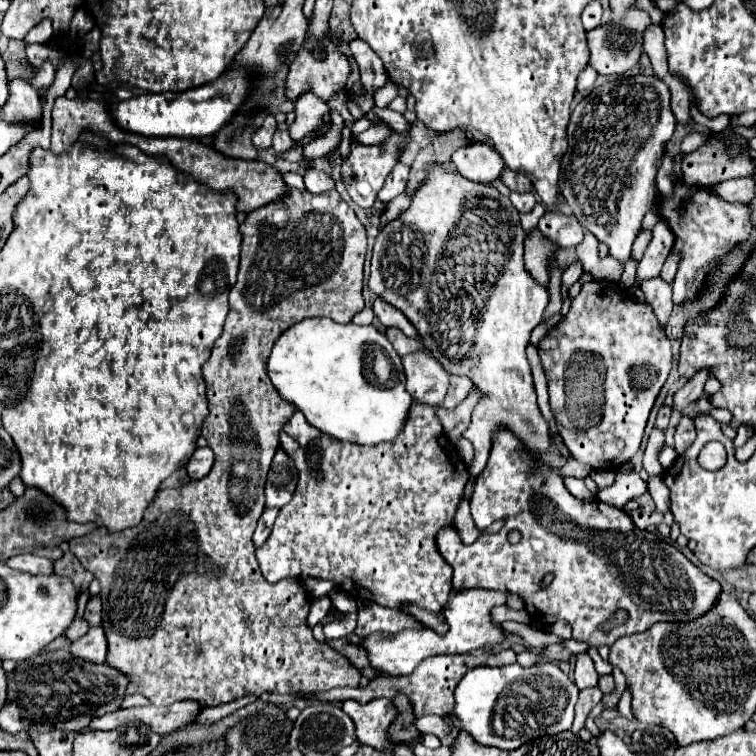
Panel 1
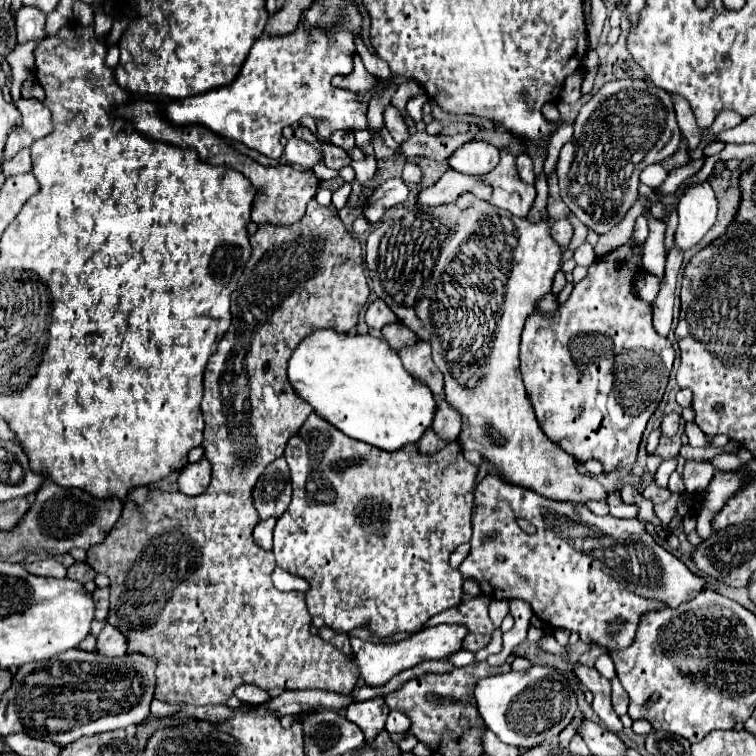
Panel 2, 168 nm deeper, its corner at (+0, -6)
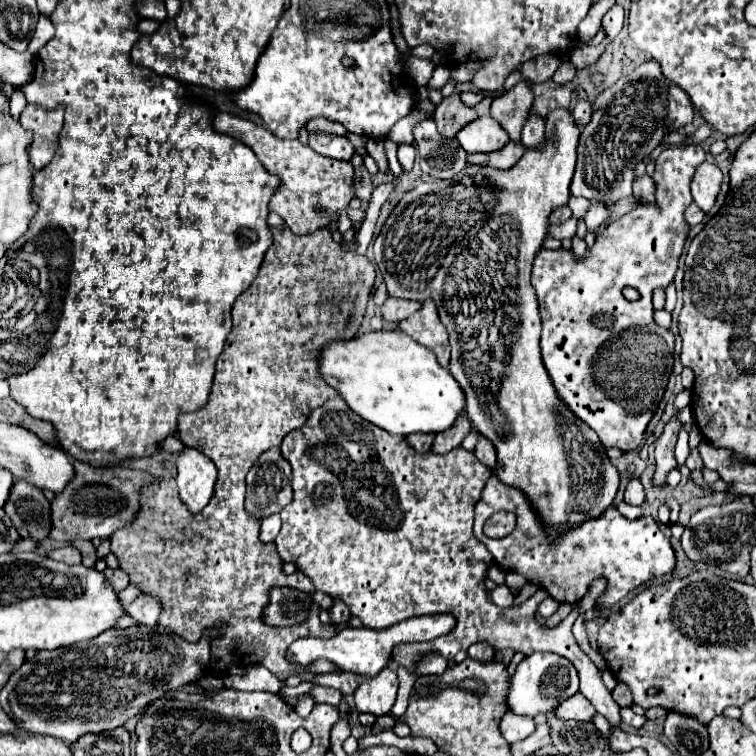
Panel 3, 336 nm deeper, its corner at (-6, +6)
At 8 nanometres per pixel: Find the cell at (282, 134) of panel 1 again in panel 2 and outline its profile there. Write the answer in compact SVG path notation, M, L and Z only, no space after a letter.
M290 138L284 146L284 156L288 162L298 162L302 166L312 168L316 162L322 162L322 154L308 142L300 138Z

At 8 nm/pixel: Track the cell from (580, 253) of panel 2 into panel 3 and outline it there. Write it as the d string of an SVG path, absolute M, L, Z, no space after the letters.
M592 202L590 208L588 208L588 212L586 212L586 216L584 216L588 230L600 226L600 224L604 222L604 218L606 218L606 208L604 208L604 204L600 204L600 202Z

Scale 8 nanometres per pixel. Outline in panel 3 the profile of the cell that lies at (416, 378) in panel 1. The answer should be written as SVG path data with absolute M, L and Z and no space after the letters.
M432 298L422 302L422 308L416 310L412 316L402 320L398 324L400 330L404 330L408 336L412 336L416 342L424 344L432 352L436 352L438 362L442 368L448 368L450 362L450 346L448 346L448 330L440 322L440 316L436 312L436 304Z

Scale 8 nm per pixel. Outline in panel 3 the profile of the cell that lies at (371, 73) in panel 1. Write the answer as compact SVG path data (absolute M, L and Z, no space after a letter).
M432 118L420 122L414 128L414 138L420 154L420 168L424 174L434 178L452 178L466 168L466 152L460 148L458 140L442 138L436 132L436 122Z

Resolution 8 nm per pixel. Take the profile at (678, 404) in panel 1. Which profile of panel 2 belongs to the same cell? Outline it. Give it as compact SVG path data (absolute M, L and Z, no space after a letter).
M668 412L668 414L664 416L660 428L662 428L662 434L664 434L664 436L674 436L674 434L678 434L678 430L680 430L680 414L678 414L678 412Z

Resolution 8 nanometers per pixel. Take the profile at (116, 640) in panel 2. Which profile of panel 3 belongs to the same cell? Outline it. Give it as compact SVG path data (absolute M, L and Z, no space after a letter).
M140 594L130 606L128 606L128 616L136 618L140 624L144 626L154 626L158 622L158 616L160 616L160 610L162 604L156 596L150 596L150 594Z

